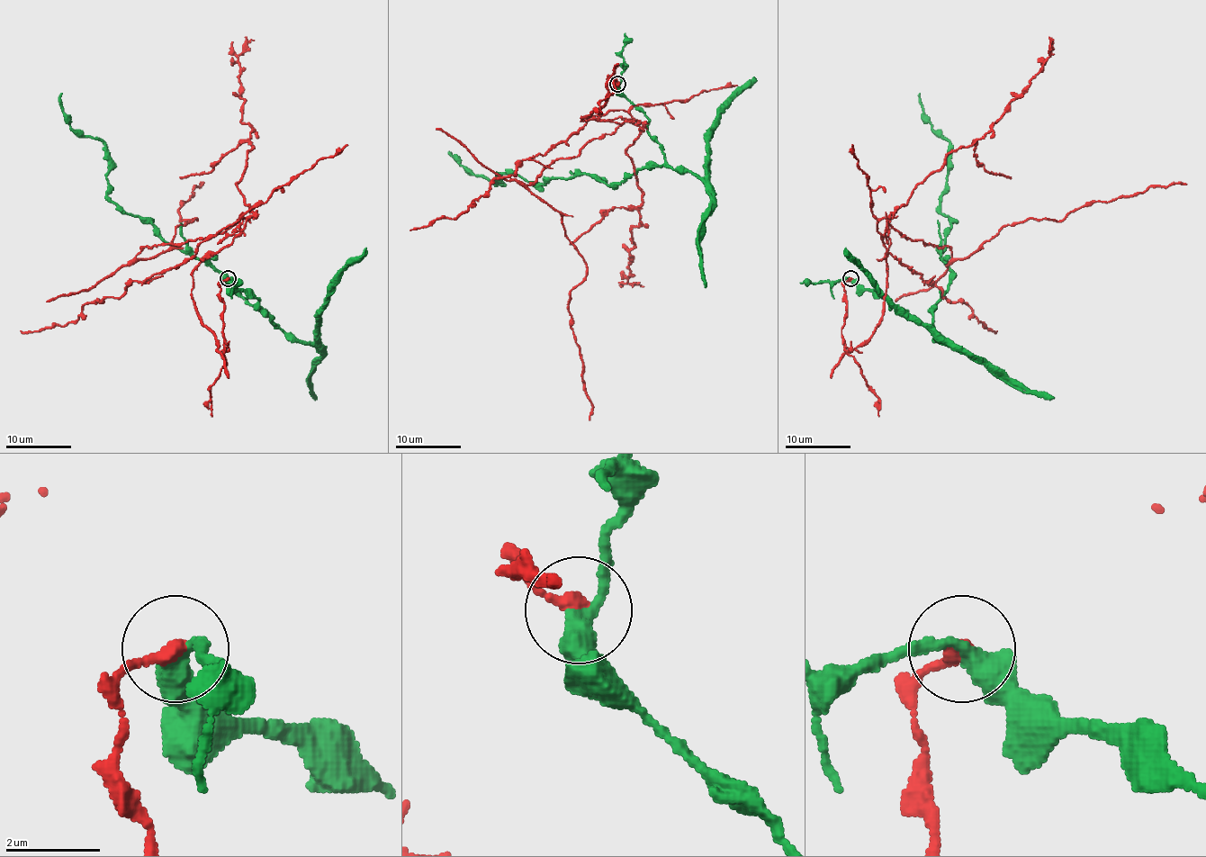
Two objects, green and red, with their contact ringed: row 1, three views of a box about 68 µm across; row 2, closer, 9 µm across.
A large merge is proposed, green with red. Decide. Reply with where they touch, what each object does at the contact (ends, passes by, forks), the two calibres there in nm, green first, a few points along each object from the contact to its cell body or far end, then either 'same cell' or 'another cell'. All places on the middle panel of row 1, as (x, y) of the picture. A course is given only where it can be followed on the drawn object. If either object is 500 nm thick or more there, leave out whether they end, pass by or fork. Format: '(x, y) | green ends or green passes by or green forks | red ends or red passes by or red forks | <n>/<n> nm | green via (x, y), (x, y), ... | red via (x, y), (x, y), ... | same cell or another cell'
(617, 84) | green passes by | red ends | 360/320 nm | green via (617, 84), (646, 116), (661, 166), (608, 184), (592, 174), (497, 182), (451, 152) | red via (617, 84), (612, 74), (581, 120), (625, 121), (526, 184), (586, 265), (568, 303), (589, 419) | another cell

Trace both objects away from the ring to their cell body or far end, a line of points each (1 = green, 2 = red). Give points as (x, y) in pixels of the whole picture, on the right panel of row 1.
1: (850, 278), (929, 325), (947, 290), (951, 273), (940, 258), (950, 220), (940, 198), (949, 148), (919, 93)
2: (850, 278), (841, 337), (849, 351), (882, 320), (891, 226), (965, 258), (1003, 226), (1186, 184)

